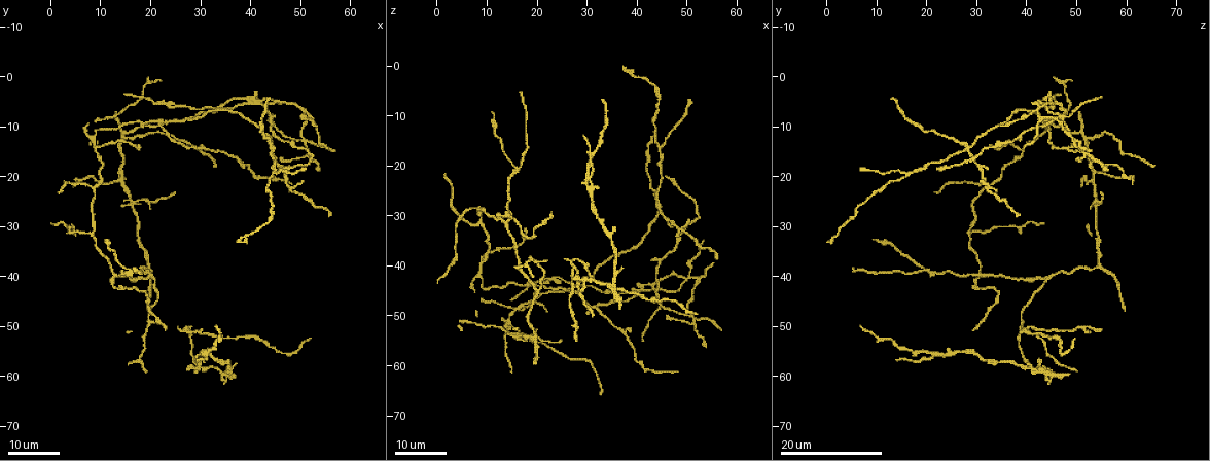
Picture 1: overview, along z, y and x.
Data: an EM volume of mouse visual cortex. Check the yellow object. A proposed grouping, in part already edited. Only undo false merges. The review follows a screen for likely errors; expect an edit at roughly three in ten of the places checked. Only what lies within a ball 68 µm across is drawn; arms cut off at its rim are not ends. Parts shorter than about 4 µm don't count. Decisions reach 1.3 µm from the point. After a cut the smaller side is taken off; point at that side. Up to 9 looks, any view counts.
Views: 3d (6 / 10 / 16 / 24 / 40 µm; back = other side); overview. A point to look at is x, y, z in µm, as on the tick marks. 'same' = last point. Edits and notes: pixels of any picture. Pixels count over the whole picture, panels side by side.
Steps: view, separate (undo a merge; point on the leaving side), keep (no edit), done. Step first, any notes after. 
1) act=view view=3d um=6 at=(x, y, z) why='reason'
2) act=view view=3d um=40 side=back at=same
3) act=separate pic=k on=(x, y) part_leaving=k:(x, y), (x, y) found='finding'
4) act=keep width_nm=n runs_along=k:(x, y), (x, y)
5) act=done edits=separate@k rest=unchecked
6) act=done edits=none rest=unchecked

act=view view=3d um=24 at=(44.5, 19.5, 16.0)

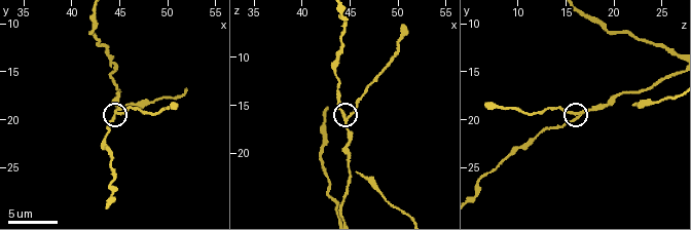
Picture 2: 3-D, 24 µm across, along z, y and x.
act=view view=3d um=6 at=(44.8, 19.4, 16.2)

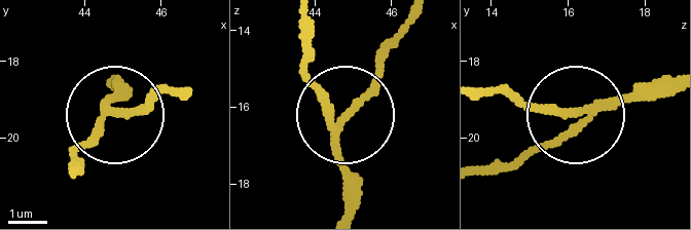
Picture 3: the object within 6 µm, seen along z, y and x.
act=keep width_nm=190 found='continuous, no second neuron'

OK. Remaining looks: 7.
act=view view=3d um=24 at=(45.0, 15.0, 27.5) why='four arms meet'

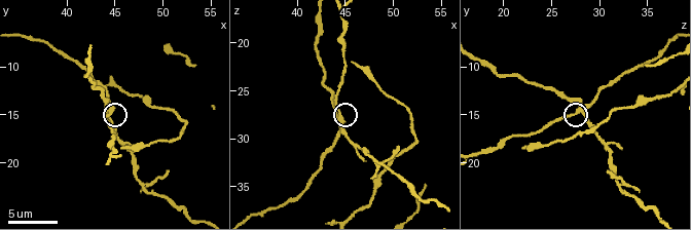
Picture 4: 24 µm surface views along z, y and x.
act=view view=3d um=10 at=(44.4, 14.6, 27.8)

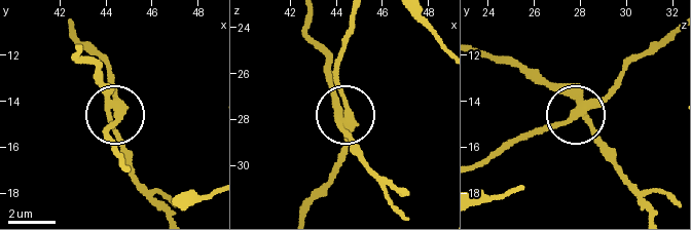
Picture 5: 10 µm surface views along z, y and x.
act=separate pic=5 on=(116, 133) side_arm_um=24 arms=4 found='a second neuron is stuck on'

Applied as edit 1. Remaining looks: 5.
act=view view=overview

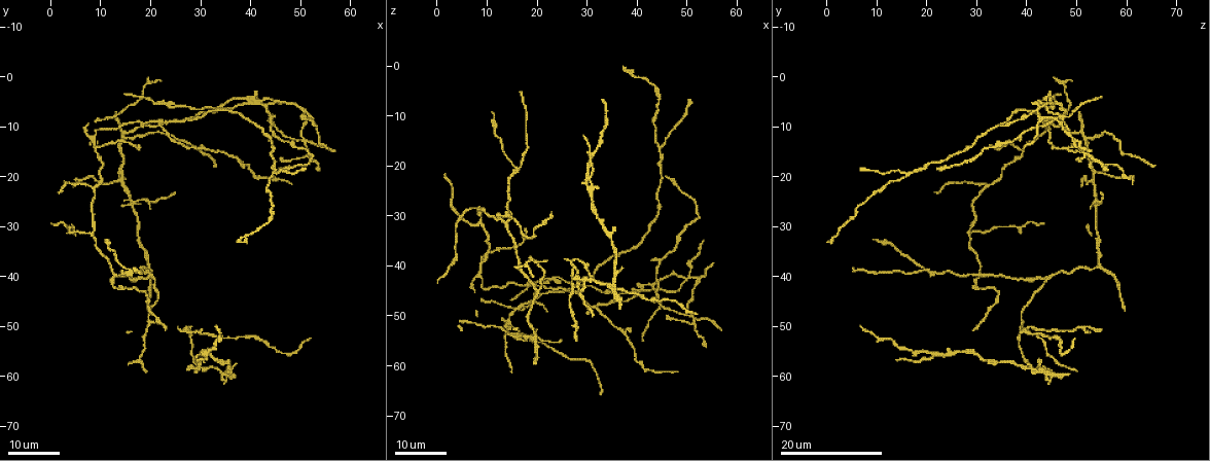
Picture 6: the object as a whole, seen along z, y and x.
act=view view=3d um=16 at=(50.5, 6.5, 41.5) why='small branch off a trunk'

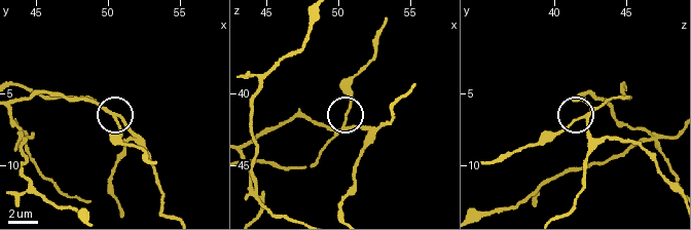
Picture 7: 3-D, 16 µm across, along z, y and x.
act=view view=3d um=6 at=(50.6, 6.6, 42.0)

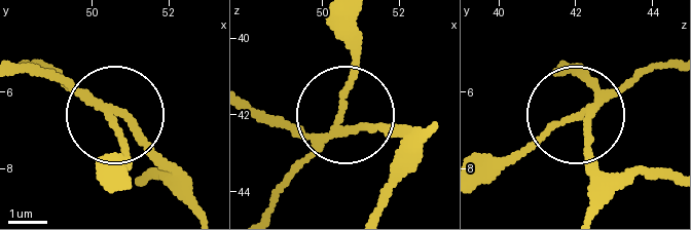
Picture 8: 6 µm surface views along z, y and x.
act=separate pic=8 on=(282, 185) side_arm_um=9 part_leaving=8:(314, 147), (265, 212) found='a second neuron is stuck on'

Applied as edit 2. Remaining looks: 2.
act=done edits=separate@5,separate@8 rest=unchecked

